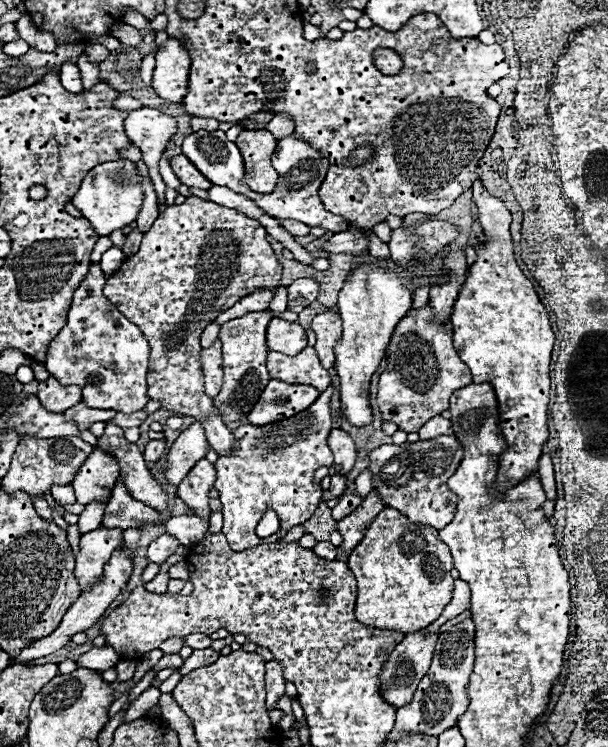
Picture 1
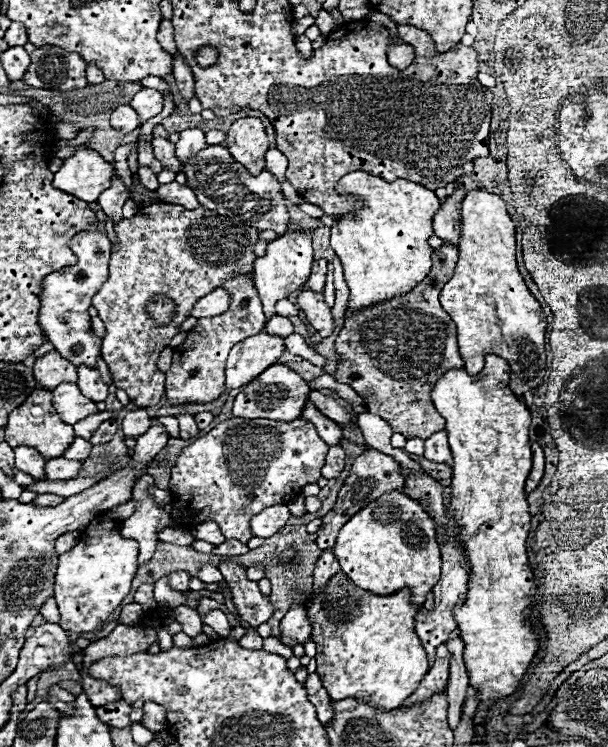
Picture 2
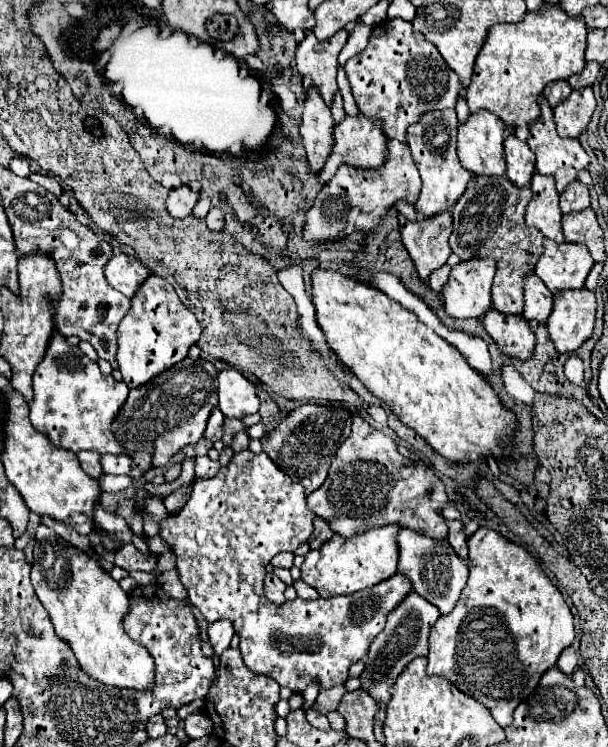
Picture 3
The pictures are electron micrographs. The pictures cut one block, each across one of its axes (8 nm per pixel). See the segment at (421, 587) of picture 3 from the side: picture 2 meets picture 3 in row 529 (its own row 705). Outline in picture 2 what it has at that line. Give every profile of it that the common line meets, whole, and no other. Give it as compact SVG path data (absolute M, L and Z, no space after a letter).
M446 644L438 646L436 650L436 660L430 666L428 674L424 676L424 680L420 682L418 690L414 694L410 694L402 706L420 702L420 700L428 700L428 696L432 696L436 690L444 690L446 682L448 682L448 668L450 668L450 652L446 650Z

